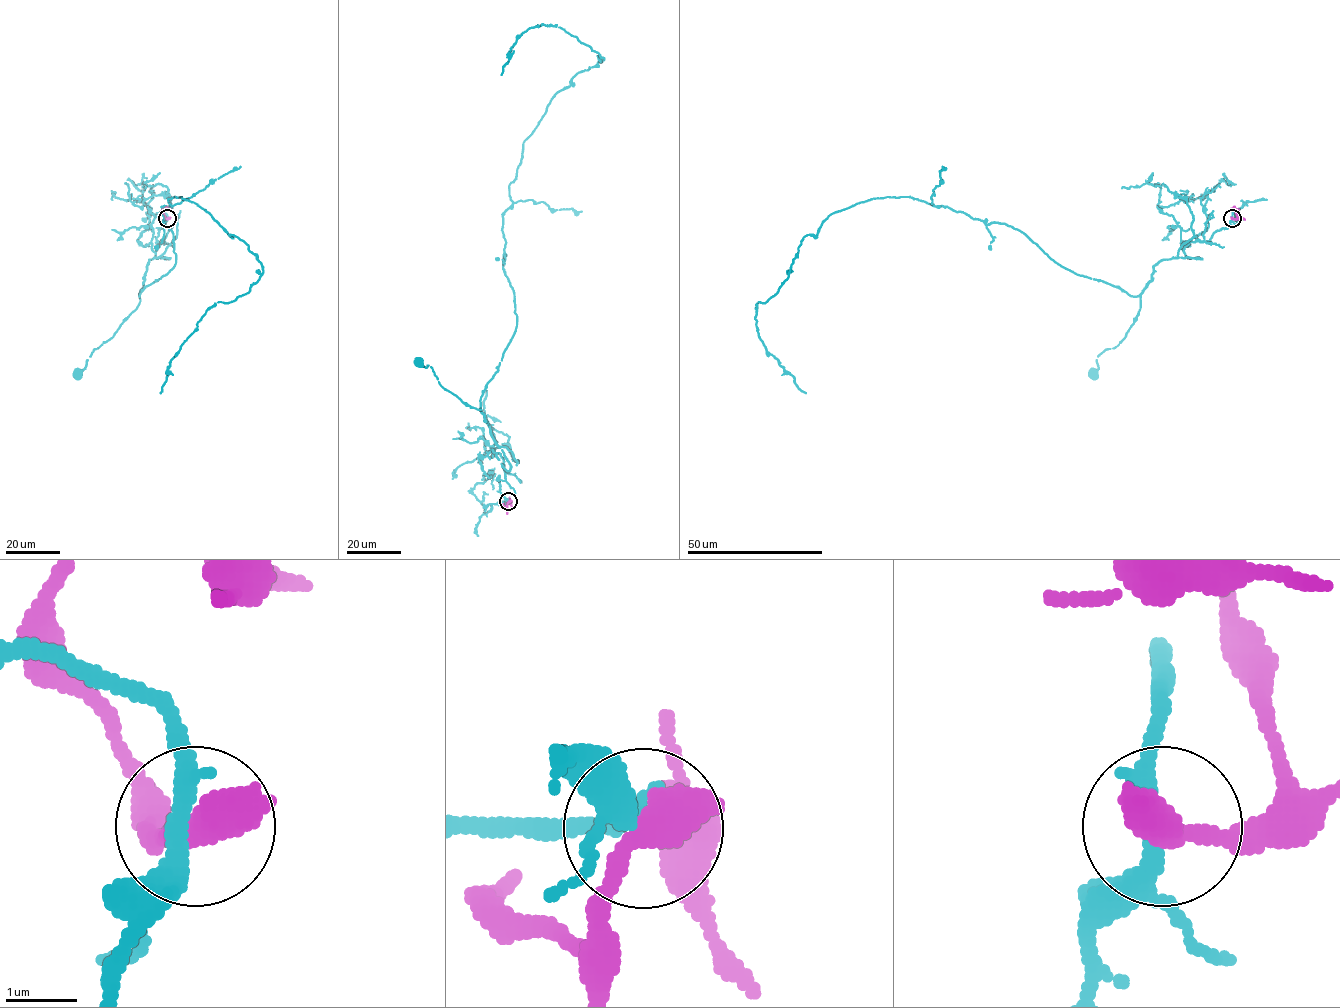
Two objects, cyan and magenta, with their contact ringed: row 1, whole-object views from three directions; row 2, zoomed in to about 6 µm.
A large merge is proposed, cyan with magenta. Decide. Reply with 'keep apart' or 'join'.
keep apart

